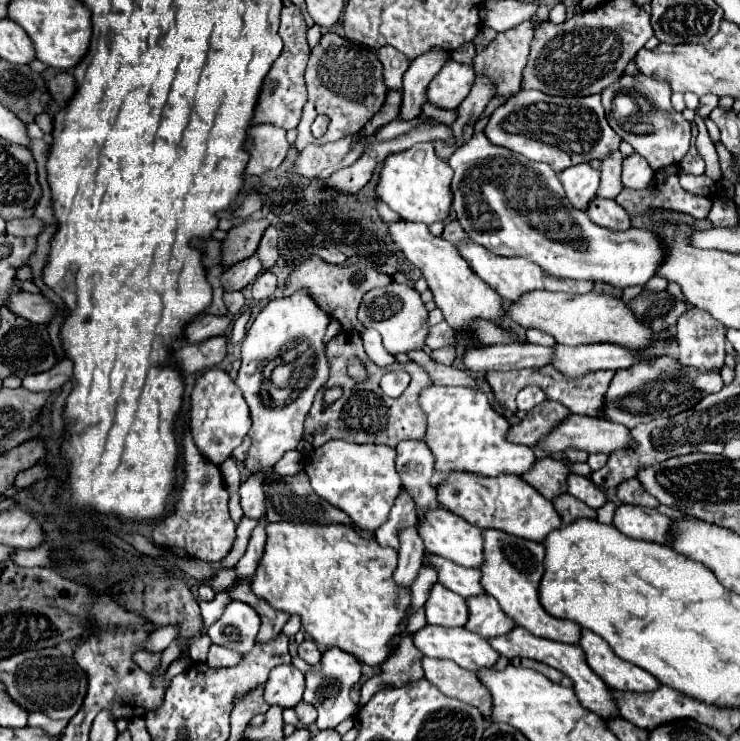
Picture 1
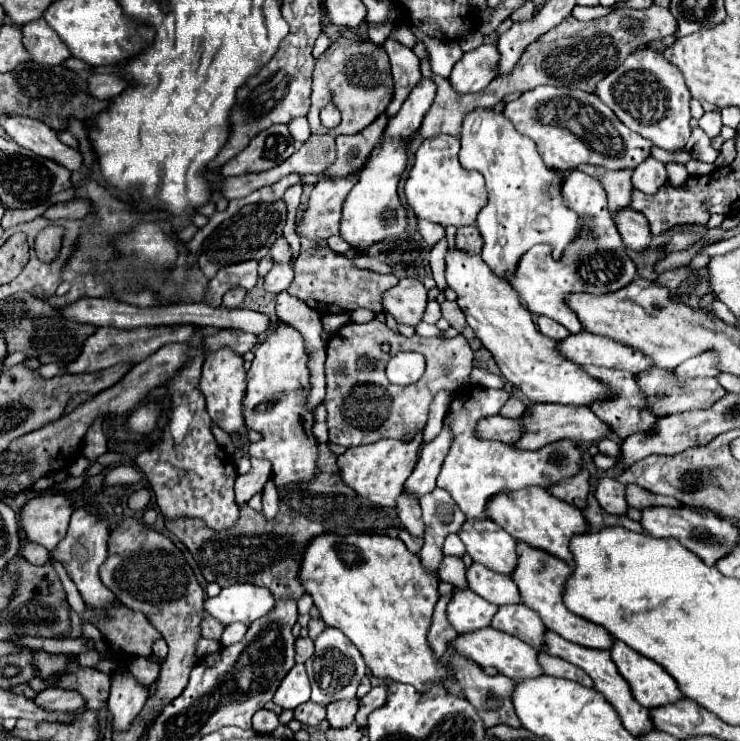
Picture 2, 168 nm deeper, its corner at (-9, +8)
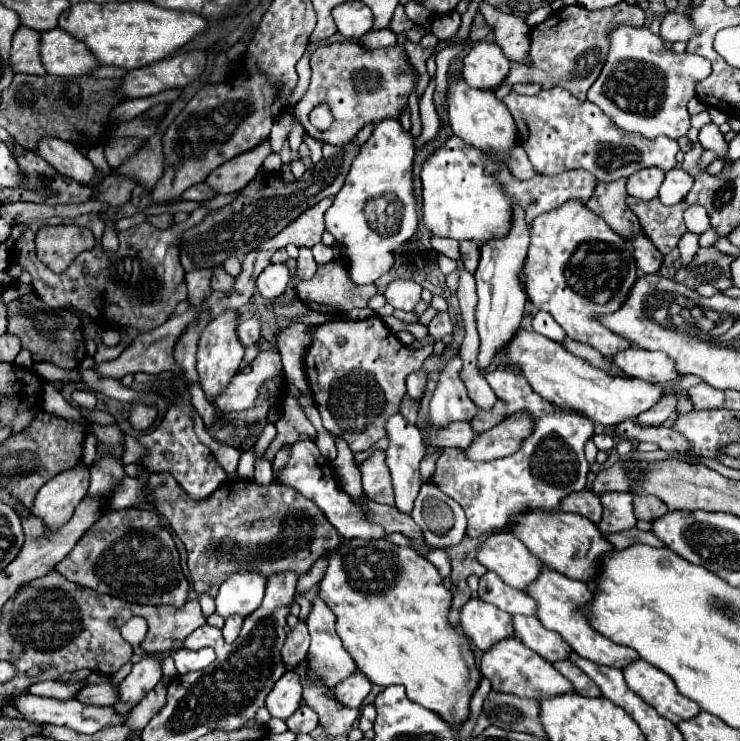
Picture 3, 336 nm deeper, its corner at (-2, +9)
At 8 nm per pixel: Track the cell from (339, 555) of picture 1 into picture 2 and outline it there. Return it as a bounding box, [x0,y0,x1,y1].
[299,534,449,690]

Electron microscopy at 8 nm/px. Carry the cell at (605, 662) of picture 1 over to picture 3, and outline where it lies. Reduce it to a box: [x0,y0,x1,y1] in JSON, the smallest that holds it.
[624,659,700,723]

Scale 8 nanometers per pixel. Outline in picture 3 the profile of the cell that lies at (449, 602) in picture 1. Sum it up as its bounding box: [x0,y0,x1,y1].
[460,599,514,651]

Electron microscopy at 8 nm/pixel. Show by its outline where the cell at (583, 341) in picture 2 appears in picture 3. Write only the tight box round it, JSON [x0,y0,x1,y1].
[612,347,682,385]

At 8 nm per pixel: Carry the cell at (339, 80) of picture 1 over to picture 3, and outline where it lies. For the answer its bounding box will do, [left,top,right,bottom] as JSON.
[294,41,414,145]

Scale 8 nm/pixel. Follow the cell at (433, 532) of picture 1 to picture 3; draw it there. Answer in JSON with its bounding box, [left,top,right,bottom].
[478,533,546,591]

